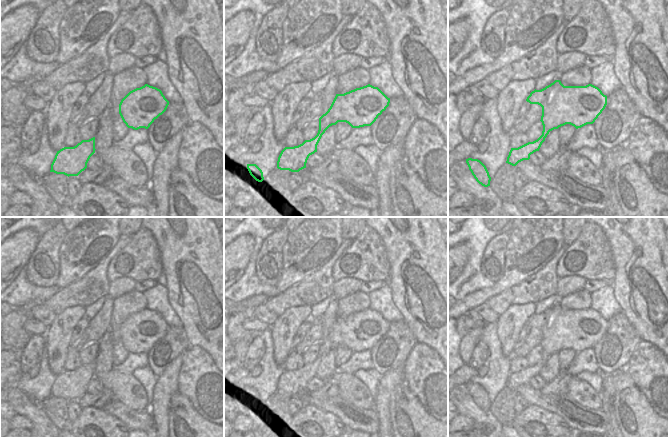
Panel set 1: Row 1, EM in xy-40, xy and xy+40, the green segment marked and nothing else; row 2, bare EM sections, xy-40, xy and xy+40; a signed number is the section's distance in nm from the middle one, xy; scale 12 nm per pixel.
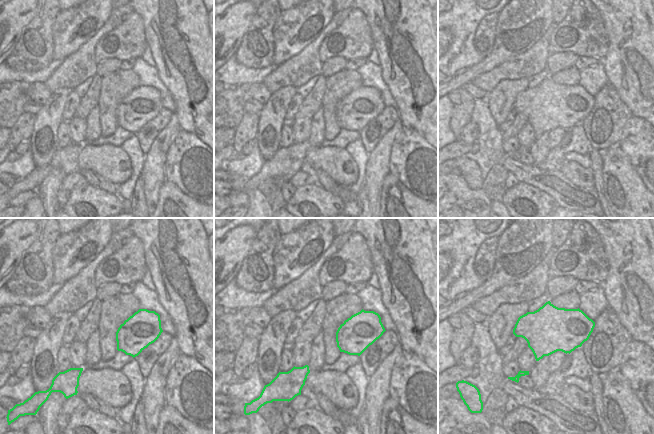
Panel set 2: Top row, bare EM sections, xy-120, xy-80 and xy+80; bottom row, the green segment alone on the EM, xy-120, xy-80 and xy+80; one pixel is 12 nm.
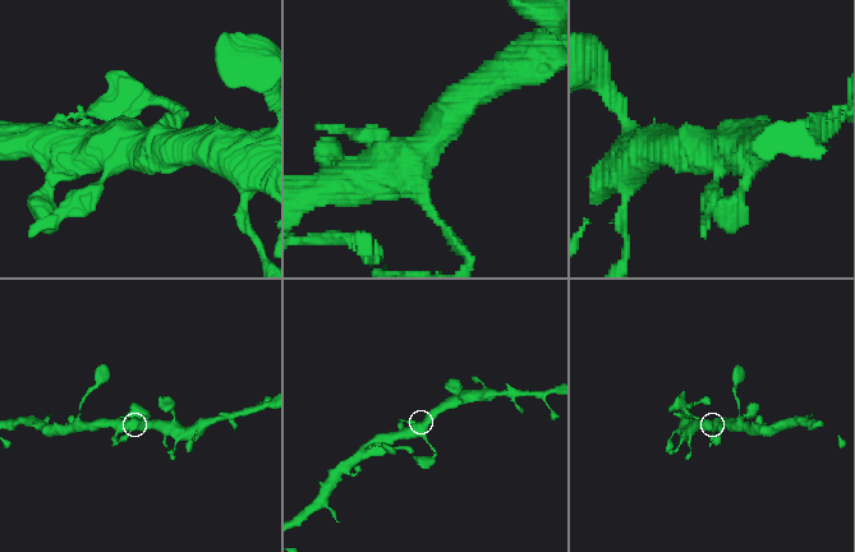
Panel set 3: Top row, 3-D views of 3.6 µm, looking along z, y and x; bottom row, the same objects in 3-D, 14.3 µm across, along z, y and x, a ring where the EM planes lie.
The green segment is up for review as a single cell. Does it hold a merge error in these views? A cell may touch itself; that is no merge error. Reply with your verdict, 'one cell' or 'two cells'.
two cells

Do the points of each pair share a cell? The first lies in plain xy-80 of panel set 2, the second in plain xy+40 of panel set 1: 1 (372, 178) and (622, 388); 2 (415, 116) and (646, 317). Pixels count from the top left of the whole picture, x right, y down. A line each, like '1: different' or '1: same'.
1: different
2: same

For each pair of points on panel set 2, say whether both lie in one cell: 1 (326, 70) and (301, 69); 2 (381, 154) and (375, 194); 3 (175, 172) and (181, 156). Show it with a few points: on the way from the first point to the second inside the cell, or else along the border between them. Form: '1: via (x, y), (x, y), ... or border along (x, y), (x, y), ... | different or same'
1: border along (323, 63), (320, 74) | different
2: via (378, 164), (375, 172), (375, 184) | same
3: via (179, 168), (180, 160) | same

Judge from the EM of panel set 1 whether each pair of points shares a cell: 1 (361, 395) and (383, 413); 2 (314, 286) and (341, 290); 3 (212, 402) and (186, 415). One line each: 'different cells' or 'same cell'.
1: different cells
2: different cells
3: different cells

